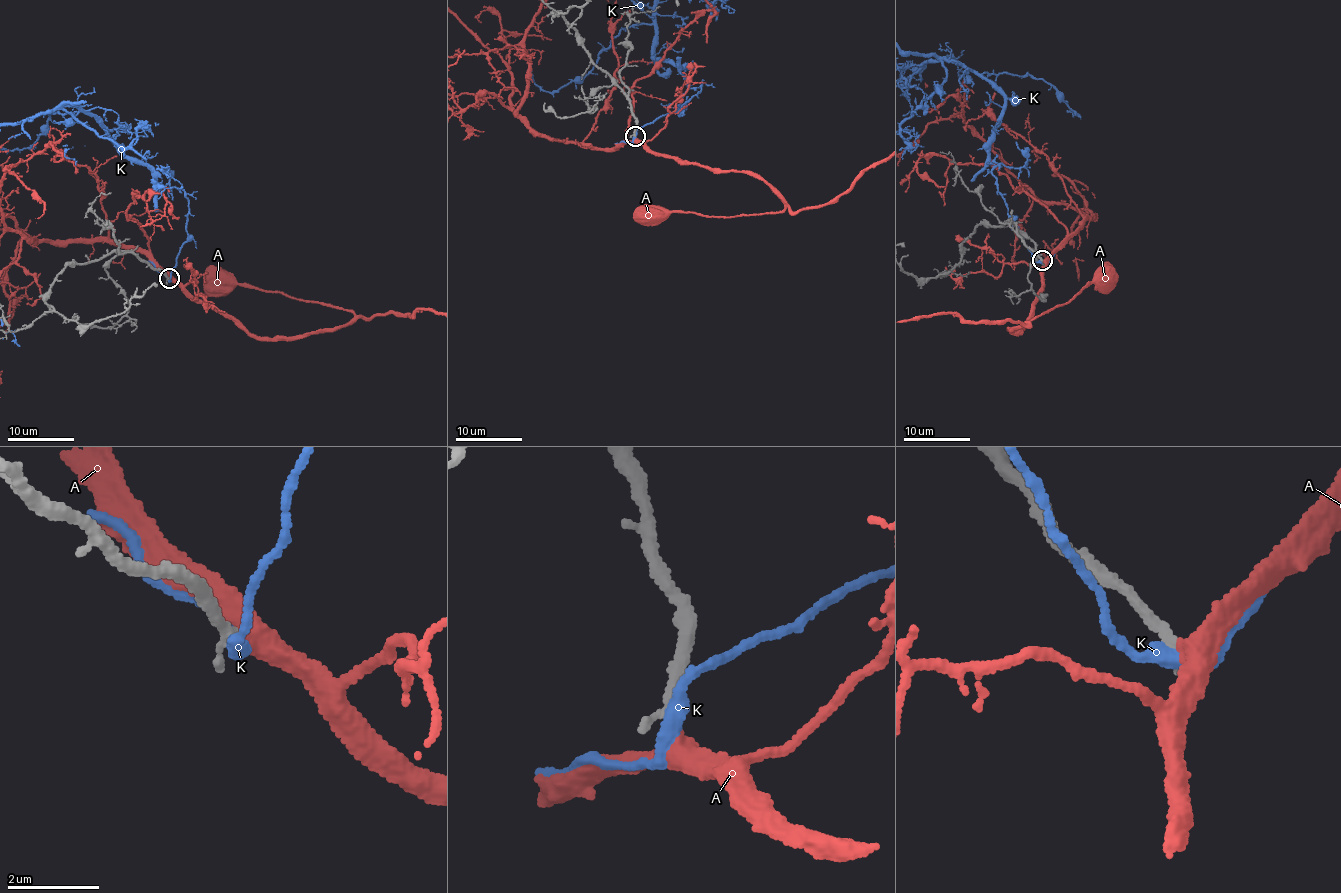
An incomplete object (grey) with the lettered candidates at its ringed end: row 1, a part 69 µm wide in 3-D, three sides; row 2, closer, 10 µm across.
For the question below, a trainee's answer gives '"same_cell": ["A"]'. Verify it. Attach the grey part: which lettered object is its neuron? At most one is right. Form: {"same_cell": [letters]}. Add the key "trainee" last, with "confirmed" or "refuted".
{"same_cell": ["A"], "trainee": "confirmed"}

